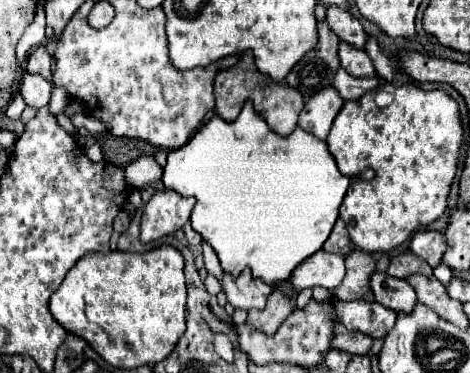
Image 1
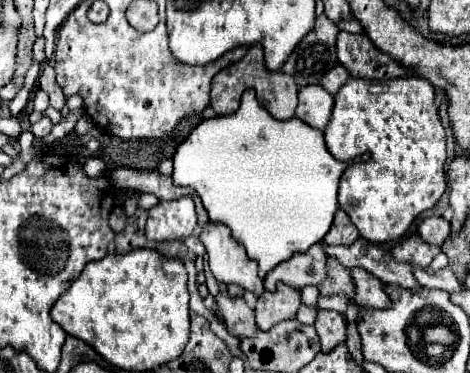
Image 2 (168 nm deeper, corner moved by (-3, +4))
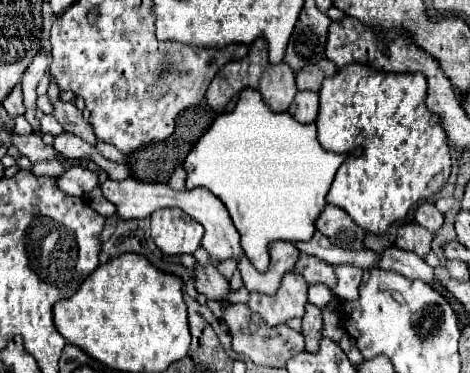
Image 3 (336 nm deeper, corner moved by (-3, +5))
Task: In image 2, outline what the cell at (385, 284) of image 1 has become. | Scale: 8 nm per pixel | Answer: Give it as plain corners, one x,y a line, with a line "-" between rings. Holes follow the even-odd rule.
350,268
352,282
356,286
354,302
358,306
370,306
370,308
386,308
390,306
390,298
386,298
386,292
382,290
382,282
374,278
372,274
366,274
366,270

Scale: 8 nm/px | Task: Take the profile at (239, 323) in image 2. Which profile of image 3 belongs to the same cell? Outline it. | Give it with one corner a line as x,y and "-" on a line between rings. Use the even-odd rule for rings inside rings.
196,267
192,271
196,275
196,289
210,301
220,301
222,305
228,305
226,297
230,293
230,283
216,271
216,267

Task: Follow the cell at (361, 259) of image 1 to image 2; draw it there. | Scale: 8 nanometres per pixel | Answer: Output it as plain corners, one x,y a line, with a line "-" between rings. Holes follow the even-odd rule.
328,258
326,260
326,270
328,270
328,278
322,284
318,284
320,294
330,296
330,294
342,292
342,294
348,294
352,298
354,296
354,284
350,282
348,268
344,268
338,260

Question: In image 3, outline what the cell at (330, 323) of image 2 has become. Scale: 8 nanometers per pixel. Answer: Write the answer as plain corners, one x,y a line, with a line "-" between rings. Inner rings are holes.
308,303
302,317
302,335
306,337
306,351
318,353
318,341
322,339
322,309

